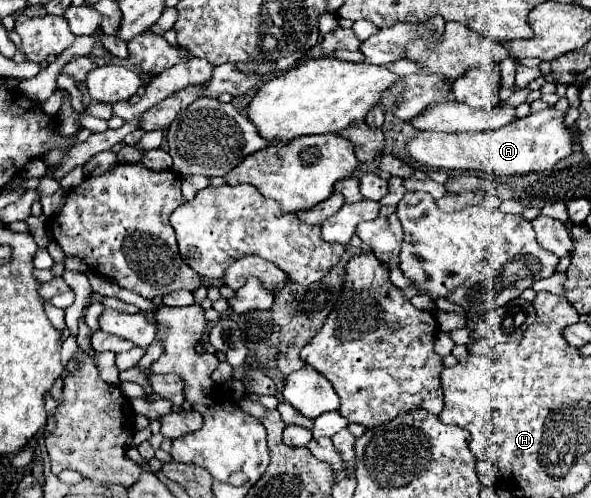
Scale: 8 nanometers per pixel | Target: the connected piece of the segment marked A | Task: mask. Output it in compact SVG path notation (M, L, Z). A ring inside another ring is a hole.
M555 108L531 112L525 118L517 118L511 124L491 132L433 132L419 130L417 136L407 140L409 156L429 168L441 170L485 170L497 176L503 174L527 174L553 168L559 160L573 152L575 136L563 124L563 114Z

